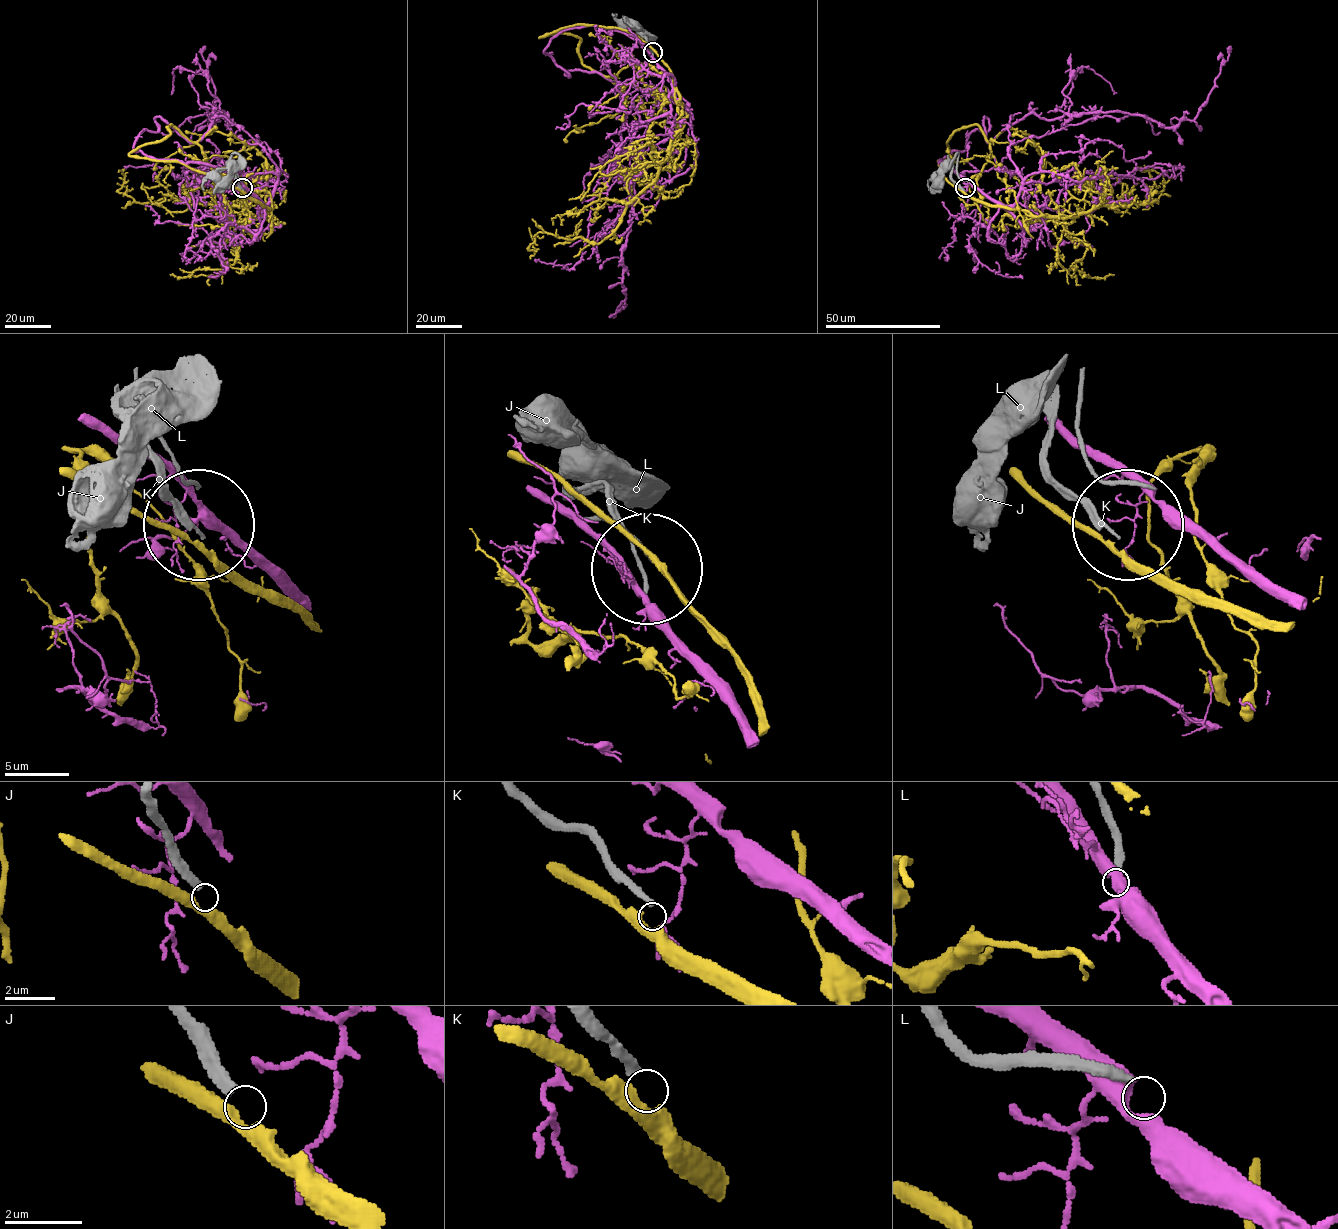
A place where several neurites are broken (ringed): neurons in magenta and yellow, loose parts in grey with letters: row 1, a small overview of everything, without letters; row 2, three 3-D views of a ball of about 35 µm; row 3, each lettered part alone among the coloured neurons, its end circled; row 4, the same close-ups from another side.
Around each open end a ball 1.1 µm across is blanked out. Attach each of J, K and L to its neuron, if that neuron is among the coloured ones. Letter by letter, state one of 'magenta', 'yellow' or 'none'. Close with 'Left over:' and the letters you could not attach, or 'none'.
J: none
K: yellow
L: magenta
Left over: J

